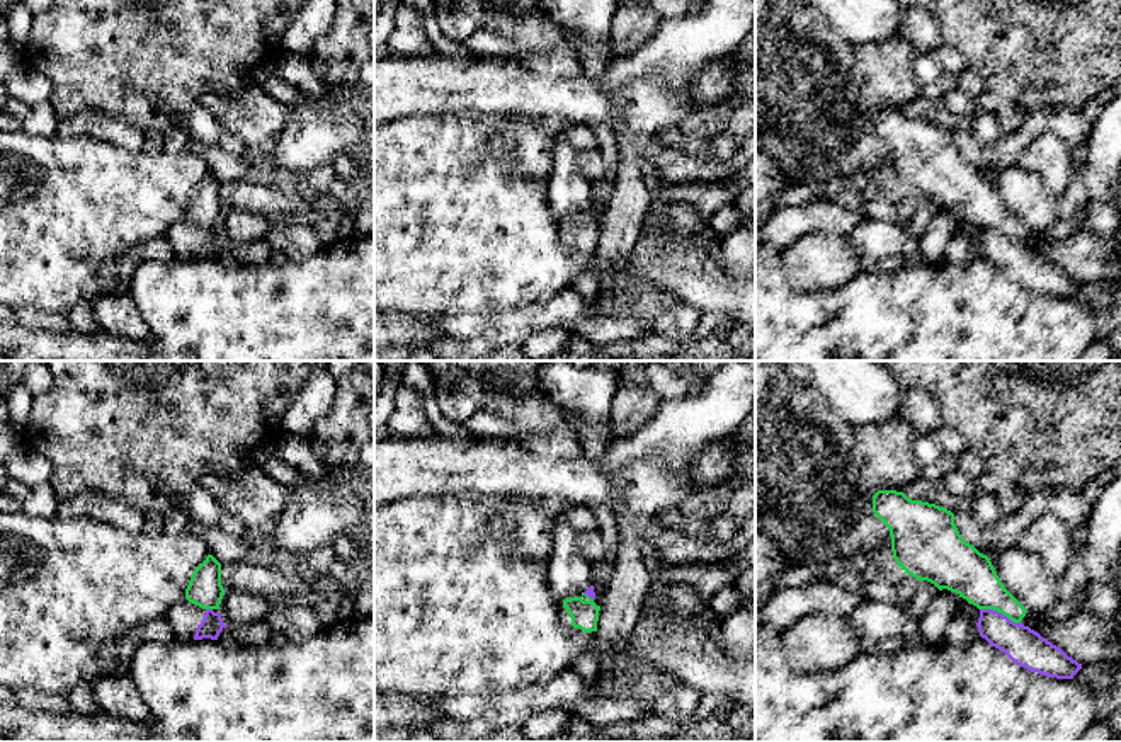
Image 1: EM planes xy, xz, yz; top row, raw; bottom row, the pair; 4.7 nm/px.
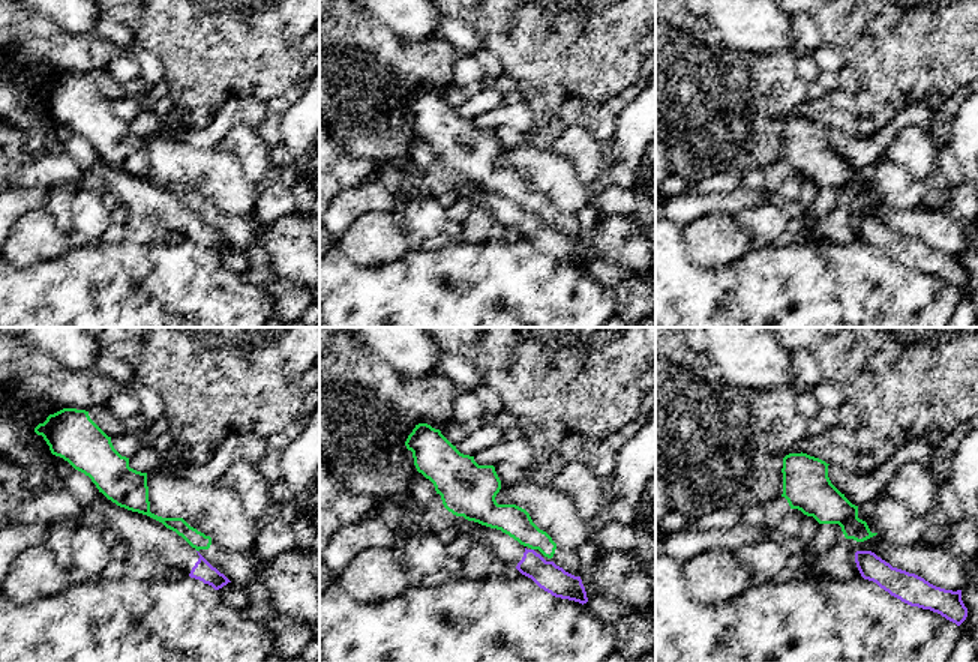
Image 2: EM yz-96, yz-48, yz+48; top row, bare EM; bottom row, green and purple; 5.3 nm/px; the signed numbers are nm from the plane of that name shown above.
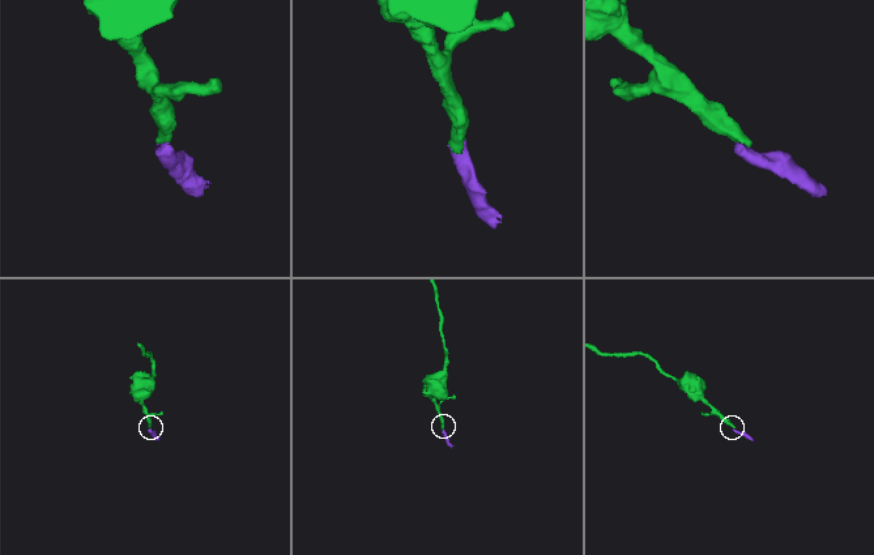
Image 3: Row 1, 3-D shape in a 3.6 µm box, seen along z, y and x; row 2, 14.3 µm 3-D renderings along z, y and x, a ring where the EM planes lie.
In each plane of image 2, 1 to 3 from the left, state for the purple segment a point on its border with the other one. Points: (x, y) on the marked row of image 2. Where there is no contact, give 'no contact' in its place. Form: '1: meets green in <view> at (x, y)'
1: no contact
2: no contact
3: no contact

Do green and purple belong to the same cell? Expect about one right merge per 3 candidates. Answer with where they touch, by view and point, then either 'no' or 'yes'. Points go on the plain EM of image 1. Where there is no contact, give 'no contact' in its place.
meets green in yz at (1001, 230); no

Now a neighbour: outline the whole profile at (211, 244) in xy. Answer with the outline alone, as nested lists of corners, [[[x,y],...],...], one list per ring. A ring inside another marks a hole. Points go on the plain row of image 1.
[[[185,216],[175,221],[165,235],[175,252],[177,260],[211,257],[218,259],[226,245],[219,231],[202,228]]]

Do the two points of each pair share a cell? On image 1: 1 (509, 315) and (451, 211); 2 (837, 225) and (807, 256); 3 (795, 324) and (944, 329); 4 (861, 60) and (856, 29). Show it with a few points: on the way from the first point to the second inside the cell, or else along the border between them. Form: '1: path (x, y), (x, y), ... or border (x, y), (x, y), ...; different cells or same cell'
1: path (483, 290), (472, 278), (466, 249), (456, 237); same cell
2: border (844, 235), (810, 232), (793, 244); different cells
3: path (832, 331), (907, 331); same cell
4: border (824, 19), (847, 41), (883, 41), (897, 36); different cells

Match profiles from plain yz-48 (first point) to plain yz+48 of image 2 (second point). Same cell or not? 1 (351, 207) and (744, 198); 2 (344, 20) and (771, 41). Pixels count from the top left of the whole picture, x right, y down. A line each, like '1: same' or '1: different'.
1: same
2: different

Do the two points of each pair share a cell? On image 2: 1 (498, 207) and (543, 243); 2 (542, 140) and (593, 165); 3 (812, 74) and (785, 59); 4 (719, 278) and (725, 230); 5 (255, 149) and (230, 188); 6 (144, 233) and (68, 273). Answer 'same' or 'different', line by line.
1: same
2: different
3: different
4: different
5: different
6: different

